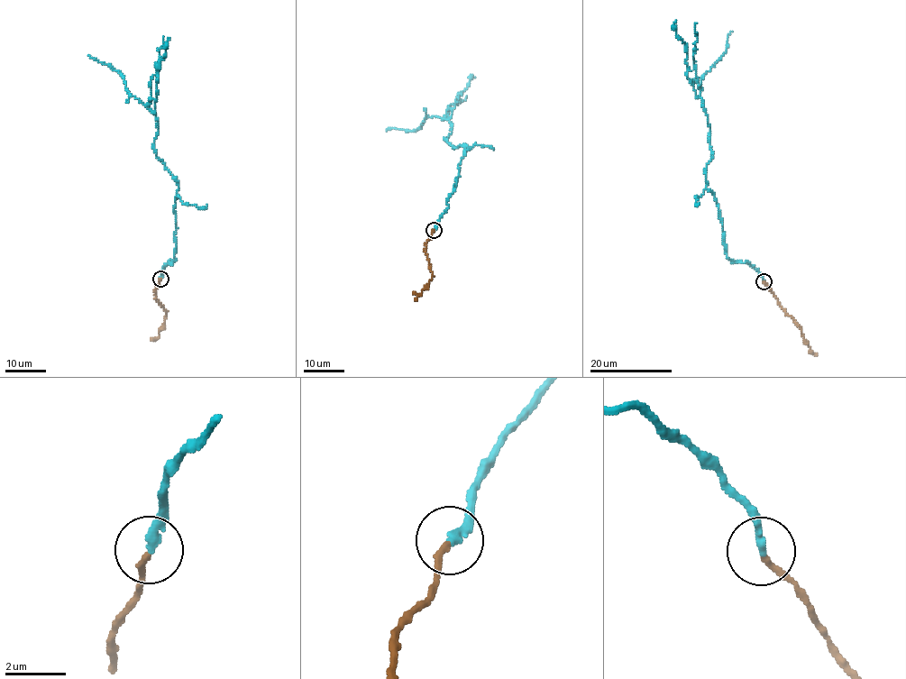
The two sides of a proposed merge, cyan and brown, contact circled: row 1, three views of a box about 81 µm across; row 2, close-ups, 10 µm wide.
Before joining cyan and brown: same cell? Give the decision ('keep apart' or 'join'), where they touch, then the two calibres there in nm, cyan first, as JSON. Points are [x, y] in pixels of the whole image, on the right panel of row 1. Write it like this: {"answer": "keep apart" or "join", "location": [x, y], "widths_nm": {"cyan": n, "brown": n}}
{"answer": "keep apart", "location": [764, 281], "widths_nm": {"cyan": 280, "brown": 200}}

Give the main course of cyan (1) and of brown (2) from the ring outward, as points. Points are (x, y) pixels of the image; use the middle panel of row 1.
1: (434, 230), (447, 208), (466, 147), (454, 147), (444, 138), (451, 133), (450, 117), (455, 99), (474, 77)
2: (434, 230), (426, 243), (425, 252), (433, 278), (416, 301)

